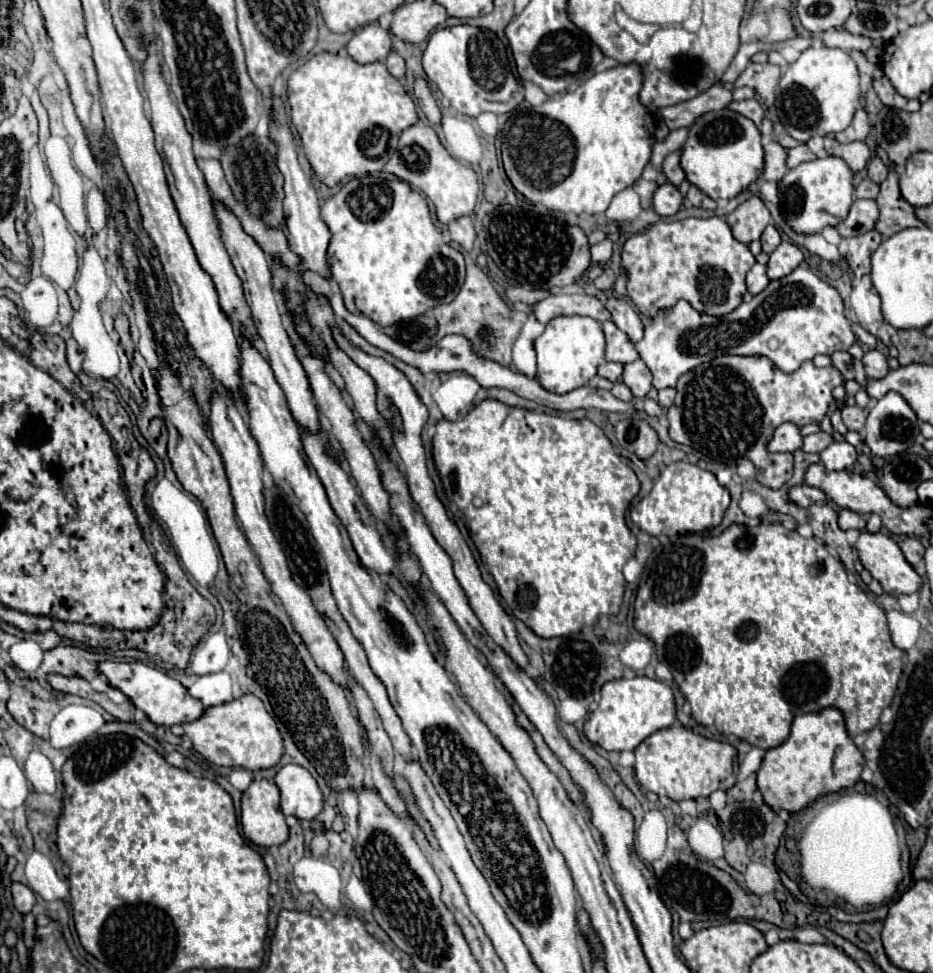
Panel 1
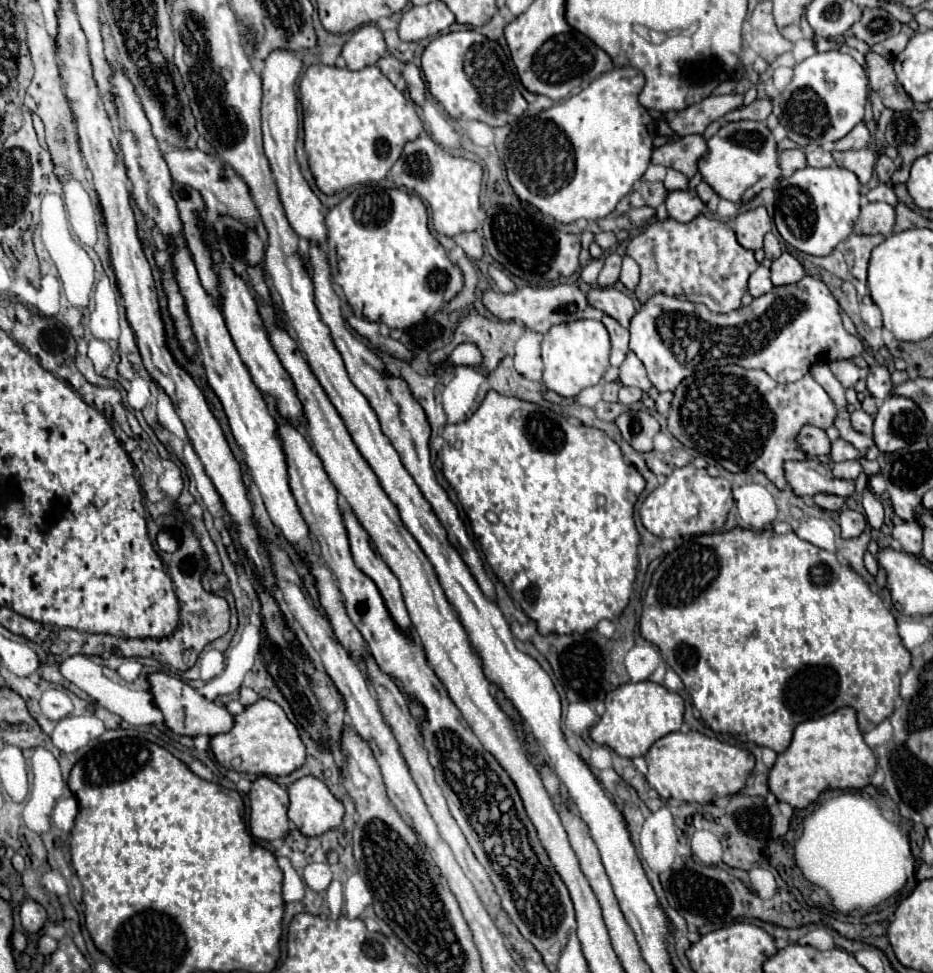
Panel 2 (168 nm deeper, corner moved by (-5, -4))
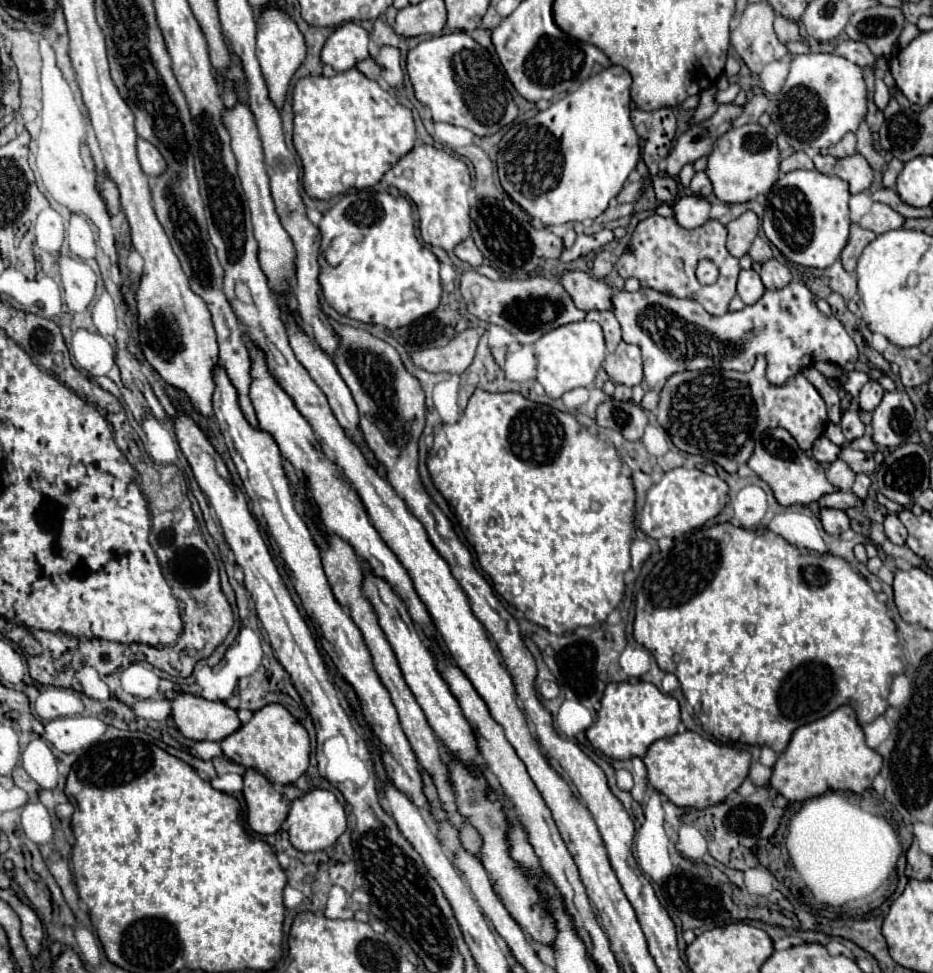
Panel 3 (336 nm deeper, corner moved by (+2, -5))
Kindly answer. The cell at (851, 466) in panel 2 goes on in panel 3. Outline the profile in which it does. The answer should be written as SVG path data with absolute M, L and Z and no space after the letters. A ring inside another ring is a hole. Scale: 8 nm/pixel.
M834 461L834 463L830 465L826 477L828 477L828 481L830 481L836 489L840 489L840 491L850 491L856 473L854 473L844 461Z

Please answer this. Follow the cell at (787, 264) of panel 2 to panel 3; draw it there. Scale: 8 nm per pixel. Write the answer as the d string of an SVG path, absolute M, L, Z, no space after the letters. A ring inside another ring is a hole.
M770 259L770 261L762 263L760 277L762 277L762 283L764 283L766 289L782 289L784 285L788 285L792 281L792 275L790 275L788 267L778 263L776 259Z

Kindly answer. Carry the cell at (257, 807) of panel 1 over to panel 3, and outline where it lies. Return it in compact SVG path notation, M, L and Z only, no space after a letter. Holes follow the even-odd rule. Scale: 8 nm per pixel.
M256 769L244 773L244 799L248 805L248 825L260 833L276 833L288 815L286 799L274 789L274 785Z

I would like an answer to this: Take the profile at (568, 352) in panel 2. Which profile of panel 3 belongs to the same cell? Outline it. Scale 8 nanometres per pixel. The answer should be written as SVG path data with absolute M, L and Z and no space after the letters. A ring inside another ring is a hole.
M592 321L568 323L564 327L552 329L546 335L542 335L534 343L534 353L538 359L536 381L544 387L548 397L562 397L570 389L590 387L594 383L594 377L606 357L604 335L598 323L592 323Z

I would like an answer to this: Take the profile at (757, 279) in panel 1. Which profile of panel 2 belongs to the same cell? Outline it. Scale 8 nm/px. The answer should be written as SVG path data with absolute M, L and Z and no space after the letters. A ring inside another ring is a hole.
M759 266L749 278L749 294L753 298L757 298L757 296L767 294L771 288L773 288L773 282L771 282L771 276L769 276L769 268Z

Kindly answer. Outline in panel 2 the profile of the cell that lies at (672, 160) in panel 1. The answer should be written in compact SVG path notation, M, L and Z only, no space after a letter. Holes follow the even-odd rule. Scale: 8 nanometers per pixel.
M683 136L677 142L665 144L661 148L653 150L653 164L663 164L667 168L675 168L687 178L693 178L697 174L697 160L707 152L705 140L697 136Z

